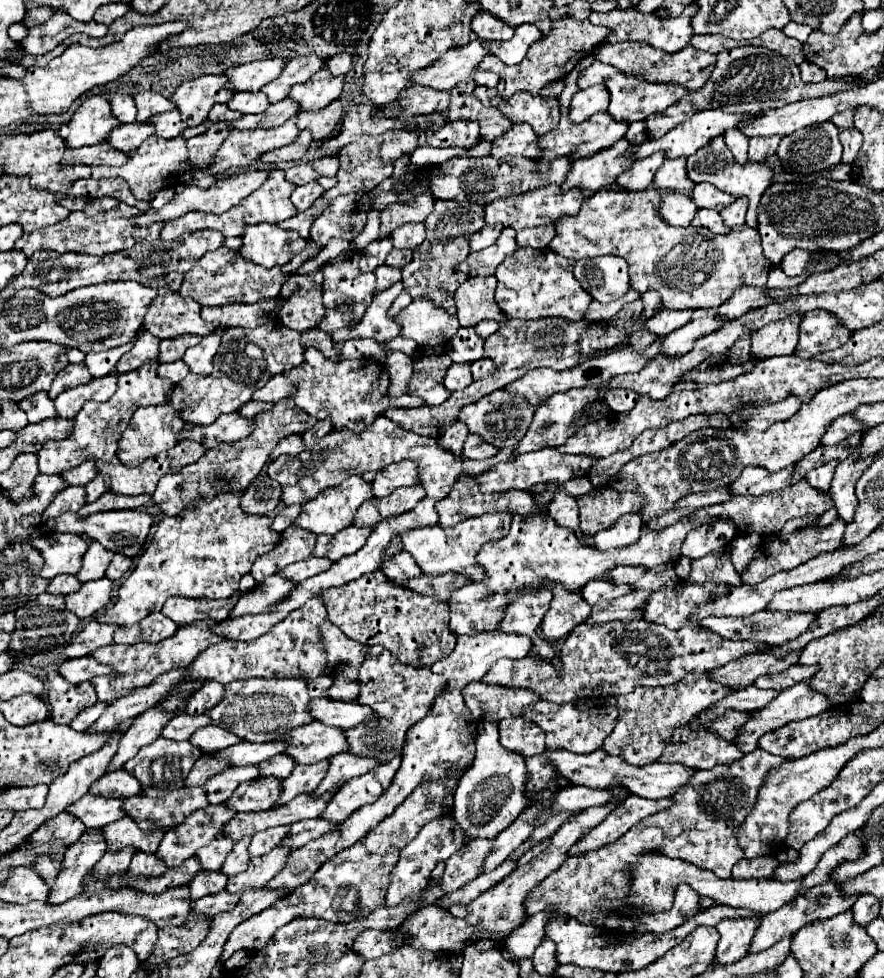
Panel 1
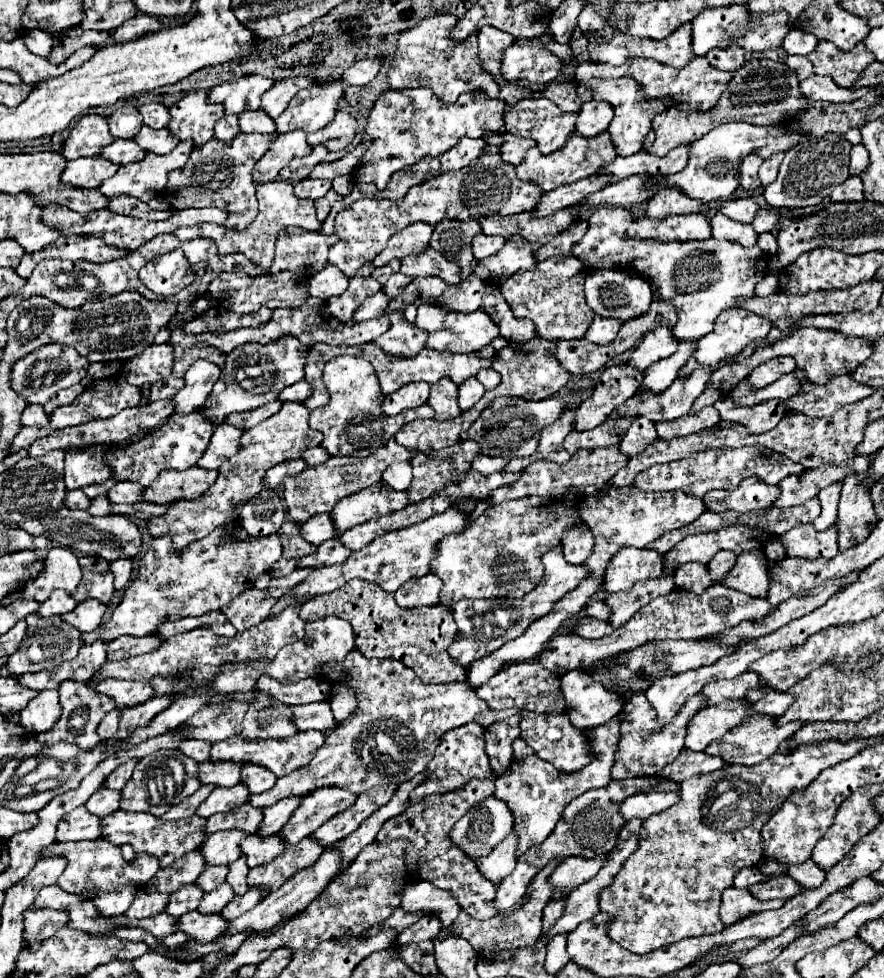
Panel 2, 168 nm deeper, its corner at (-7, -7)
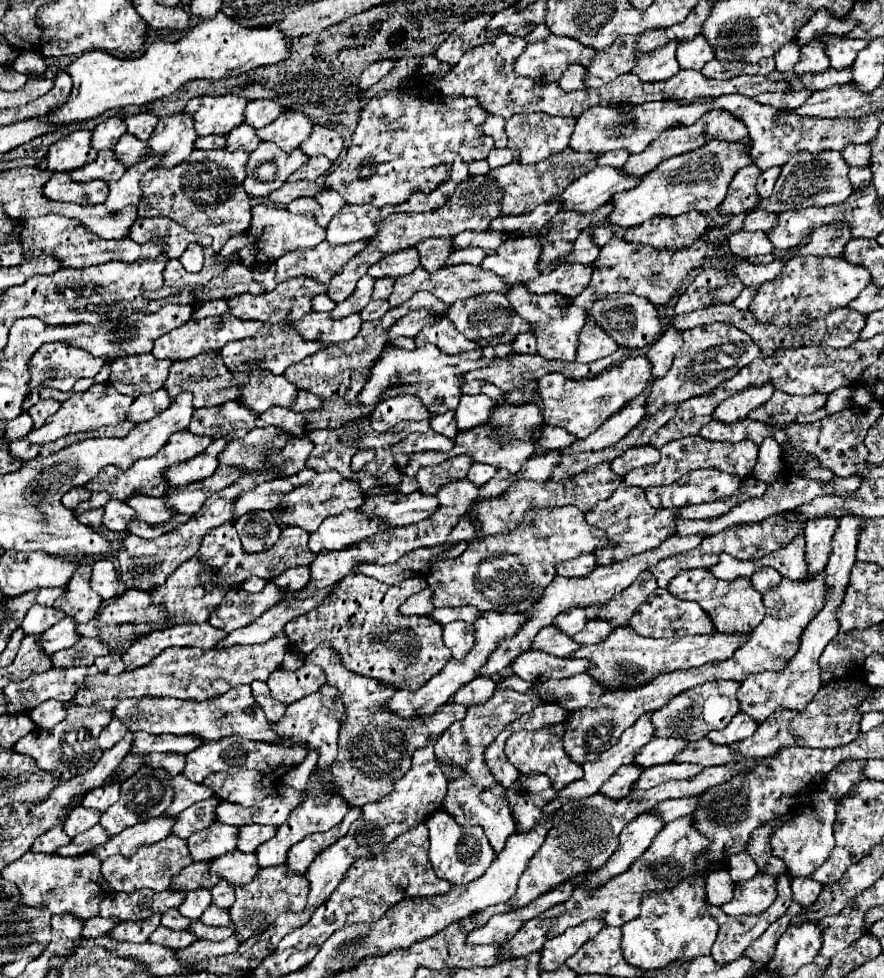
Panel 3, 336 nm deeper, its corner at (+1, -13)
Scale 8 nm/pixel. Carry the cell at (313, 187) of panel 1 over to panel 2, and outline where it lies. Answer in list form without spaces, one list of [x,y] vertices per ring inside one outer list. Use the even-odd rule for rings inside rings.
[[[329,190],[321,200],[315,200],[315,210],[317,210],[317,220],[325,220],[327,218],[327,214],[329,214],[329,210],[331,210],[331,206],[333,206],[333,202],[337,202],[337,200],[343,200],[343,196],[339,196],[337,192],[333,192],[333,190]]]

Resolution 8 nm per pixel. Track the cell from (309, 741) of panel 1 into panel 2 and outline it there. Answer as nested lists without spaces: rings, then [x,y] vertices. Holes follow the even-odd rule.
[[[305,730],[293,736],[293,740],[241,740],[241,736],[233,736],[229,740],[213,744],[213,758],[211,760],[233,760],[233,762],[253,762],[269,768],[277,778],[287,776],[289,772],[309,764],[309,760],[315,756],[317,748],[325,742],[325,732],[321,730]]]

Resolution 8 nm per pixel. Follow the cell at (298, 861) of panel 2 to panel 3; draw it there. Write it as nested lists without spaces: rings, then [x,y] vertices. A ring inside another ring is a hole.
[[[285,866],[261,868],[249,884],[235,890],[235,904],[229,908],[231,920],[235,924],[237,940],[245,942],[251,936],[263,934],[275,922],[277,914],[301,912],[307,904],[307,886],[309,884],[305,876],[291,876],[287,874]]]

